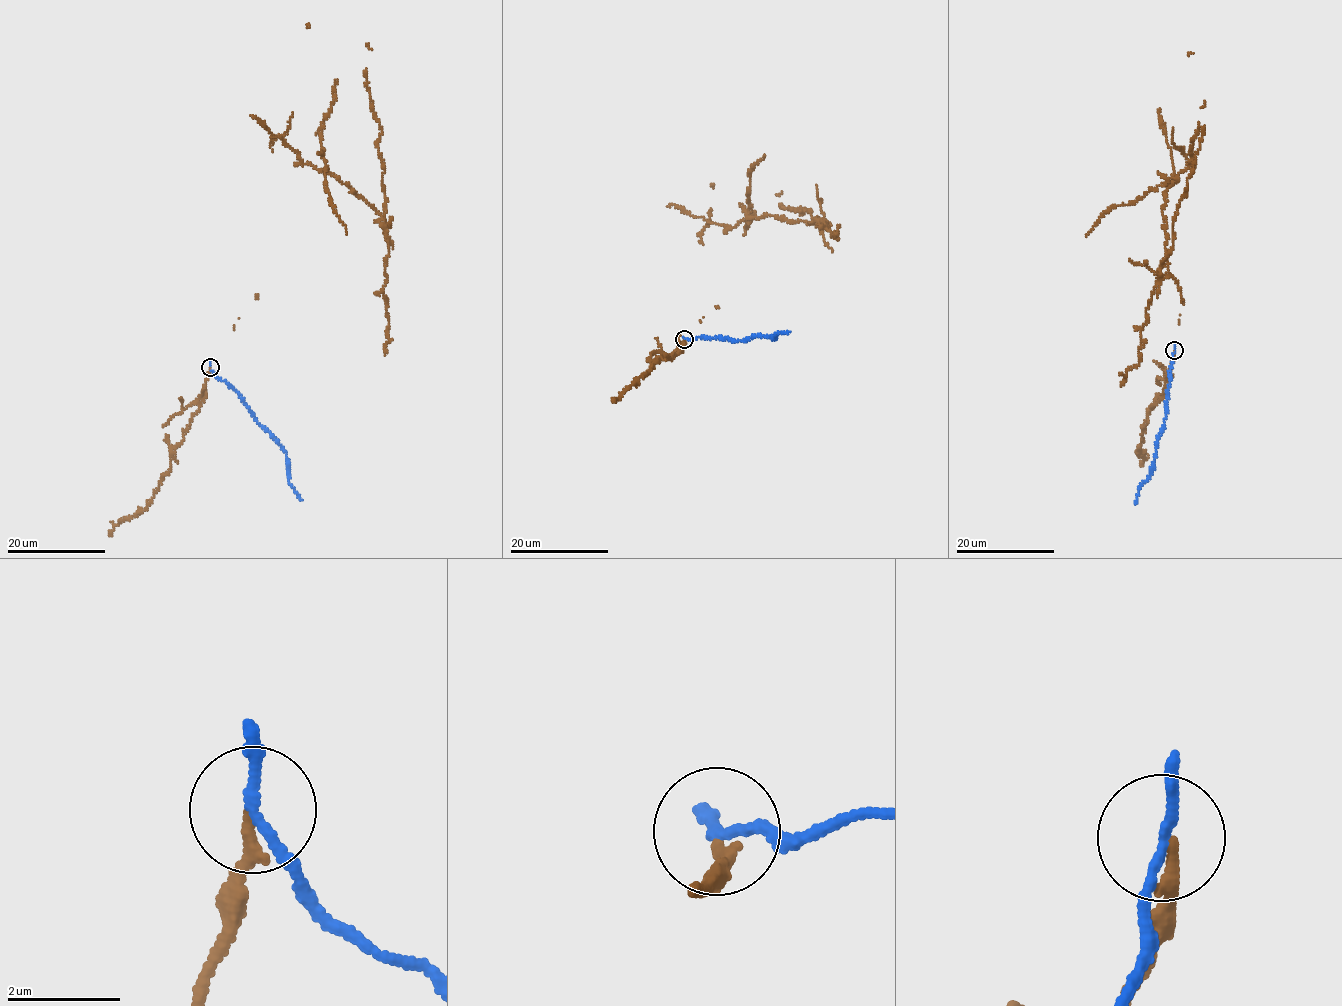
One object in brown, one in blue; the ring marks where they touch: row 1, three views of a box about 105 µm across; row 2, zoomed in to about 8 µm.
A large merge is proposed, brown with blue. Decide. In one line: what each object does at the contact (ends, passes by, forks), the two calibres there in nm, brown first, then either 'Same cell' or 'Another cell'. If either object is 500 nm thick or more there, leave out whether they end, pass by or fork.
At the ring brown ends. At the ring blue passes by. Thickness 200 nm (brown) against 160 nm. Another cell

